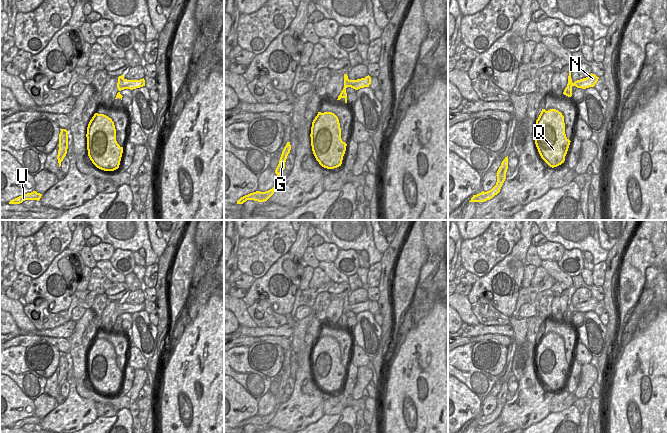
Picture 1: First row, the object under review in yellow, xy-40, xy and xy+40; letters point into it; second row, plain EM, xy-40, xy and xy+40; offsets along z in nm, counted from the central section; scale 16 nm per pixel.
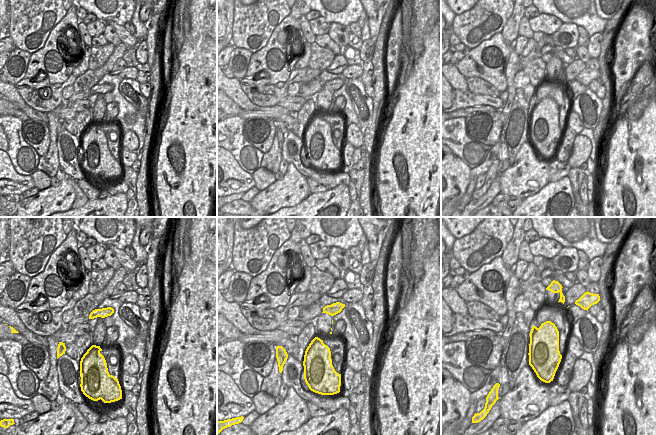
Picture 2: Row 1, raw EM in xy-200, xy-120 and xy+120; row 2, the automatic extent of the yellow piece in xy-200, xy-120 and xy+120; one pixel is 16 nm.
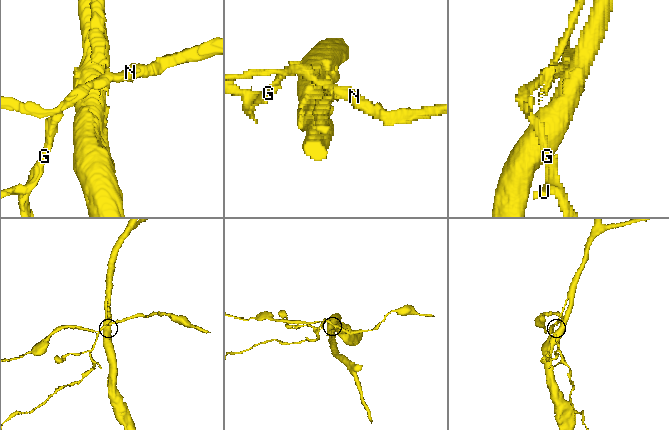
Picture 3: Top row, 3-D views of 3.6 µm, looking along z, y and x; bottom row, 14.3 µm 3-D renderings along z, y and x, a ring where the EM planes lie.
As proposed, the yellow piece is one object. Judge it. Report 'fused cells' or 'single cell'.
fused cells

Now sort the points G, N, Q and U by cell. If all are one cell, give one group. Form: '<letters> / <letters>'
G N U / Q

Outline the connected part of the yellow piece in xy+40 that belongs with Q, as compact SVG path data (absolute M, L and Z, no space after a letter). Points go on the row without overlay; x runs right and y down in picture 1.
M542 333L536 344L534 364L541 382L550 391L564 387L571 365L565 358L562 337L556 333Z

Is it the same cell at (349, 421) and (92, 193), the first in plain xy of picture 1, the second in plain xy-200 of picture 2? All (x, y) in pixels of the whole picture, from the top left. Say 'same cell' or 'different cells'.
different cells

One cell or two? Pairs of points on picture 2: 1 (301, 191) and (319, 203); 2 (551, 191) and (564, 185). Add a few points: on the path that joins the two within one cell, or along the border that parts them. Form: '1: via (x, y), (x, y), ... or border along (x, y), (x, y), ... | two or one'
1: border along (310, 194), (293, 206) | two
2: via (554, 191), (558, 191), (561, 188) | one

